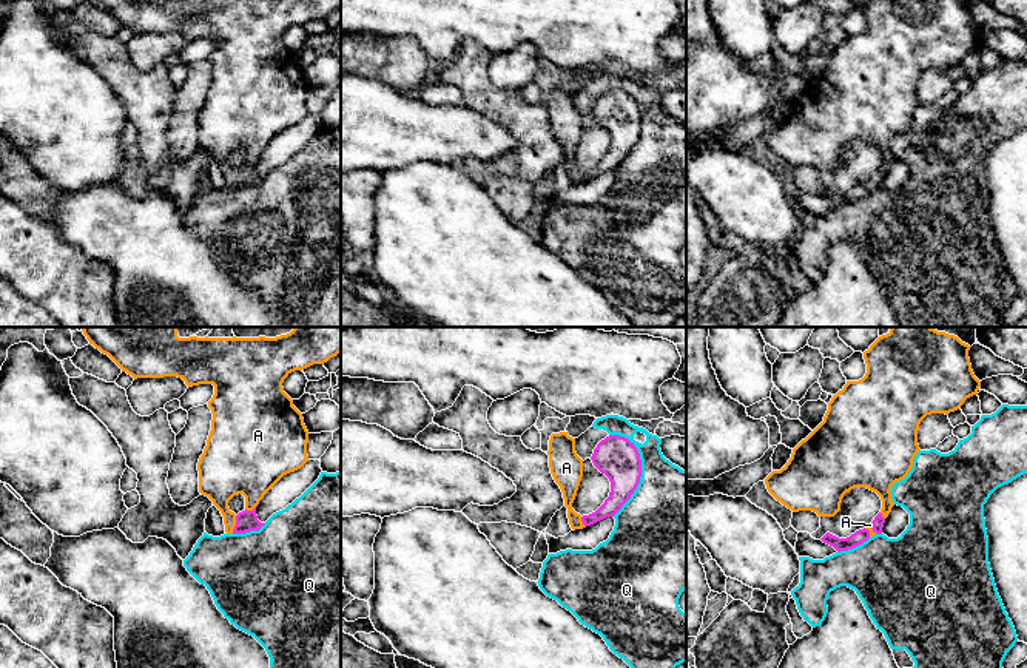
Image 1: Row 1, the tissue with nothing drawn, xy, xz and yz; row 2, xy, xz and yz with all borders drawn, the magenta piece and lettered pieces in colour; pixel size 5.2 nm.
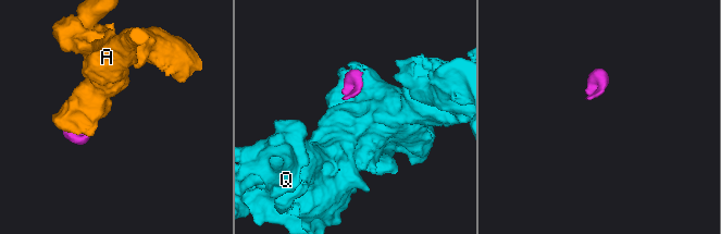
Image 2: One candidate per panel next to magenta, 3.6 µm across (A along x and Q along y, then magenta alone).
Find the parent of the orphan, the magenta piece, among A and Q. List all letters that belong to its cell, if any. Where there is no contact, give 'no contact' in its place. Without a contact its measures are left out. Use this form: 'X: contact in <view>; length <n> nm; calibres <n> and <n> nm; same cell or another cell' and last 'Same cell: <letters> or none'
A: contact in xy; length 100 nm; calibres 110 and 220 nm; same cell
Q: contact in xz; length 440 nm; calibres 220 and 440 nm; another cell
Same cell: A

